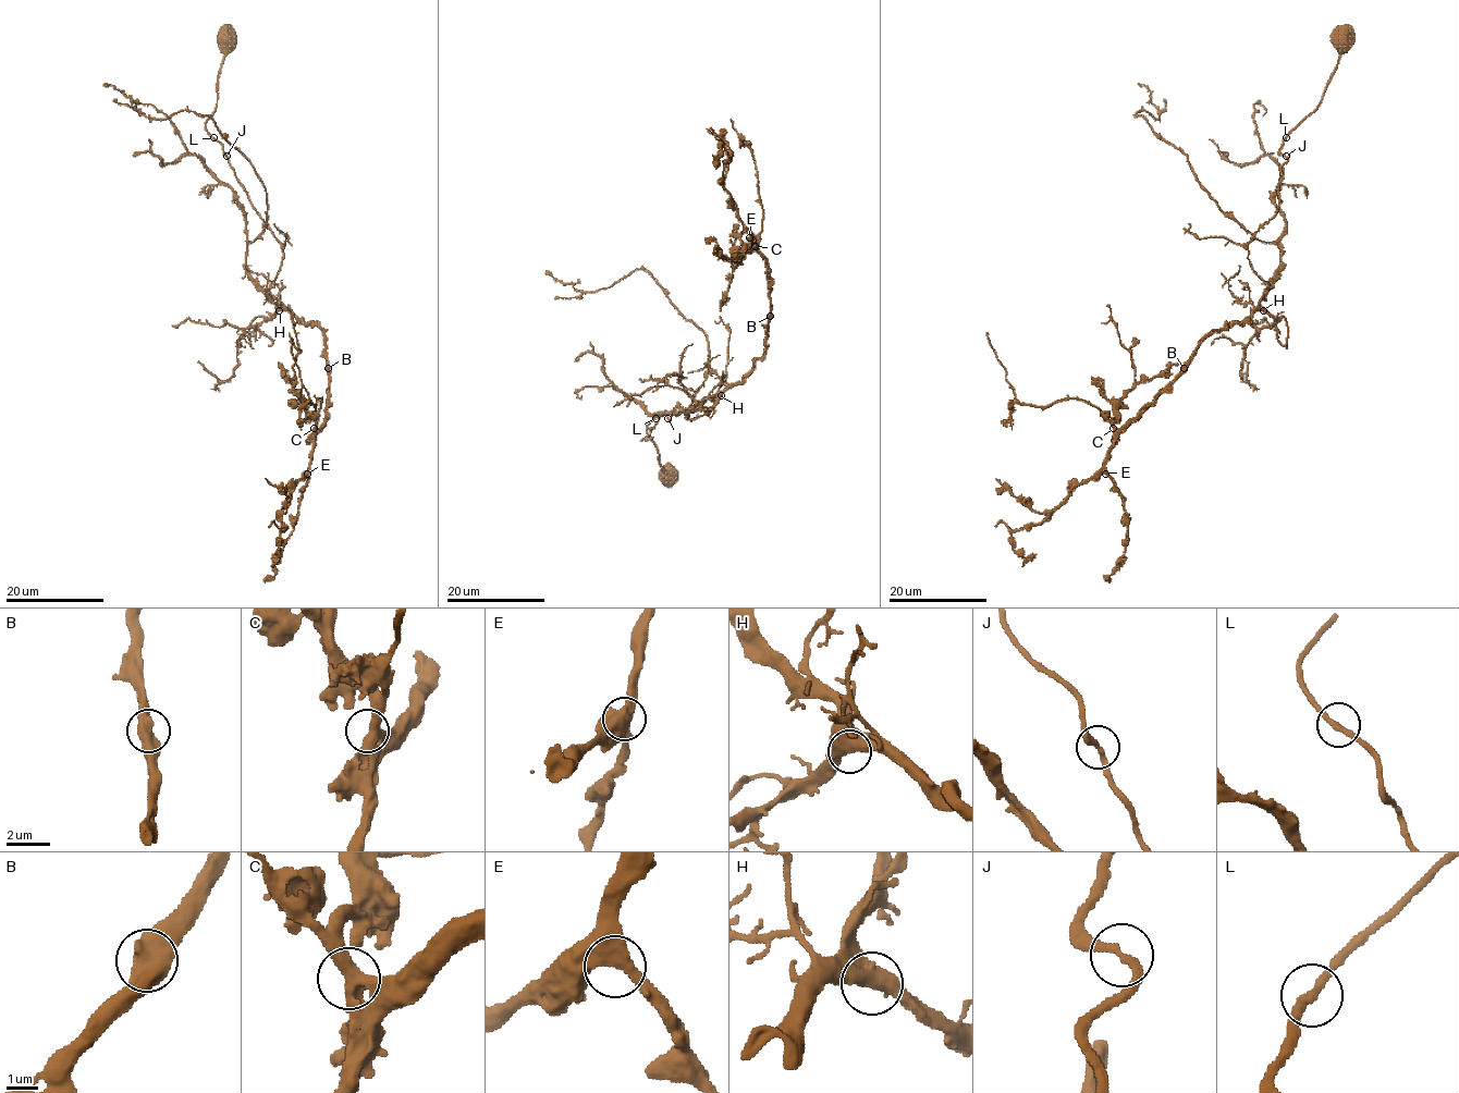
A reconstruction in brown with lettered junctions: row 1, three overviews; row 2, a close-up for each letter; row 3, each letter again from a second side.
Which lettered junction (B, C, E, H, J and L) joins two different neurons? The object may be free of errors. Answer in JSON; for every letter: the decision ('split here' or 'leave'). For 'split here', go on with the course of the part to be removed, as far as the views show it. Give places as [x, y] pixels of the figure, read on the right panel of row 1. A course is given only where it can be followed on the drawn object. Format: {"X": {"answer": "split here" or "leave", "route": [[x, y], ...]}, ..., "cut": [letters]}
{"B": {"answer": "leave"}, "C": {"answer": "leave"}, "E": {"answer": "leave"}, "H": {"answer": "leave"}, "J": {"answer": "leave"}, "L": {"answer": "leave"}, "cut": []}

